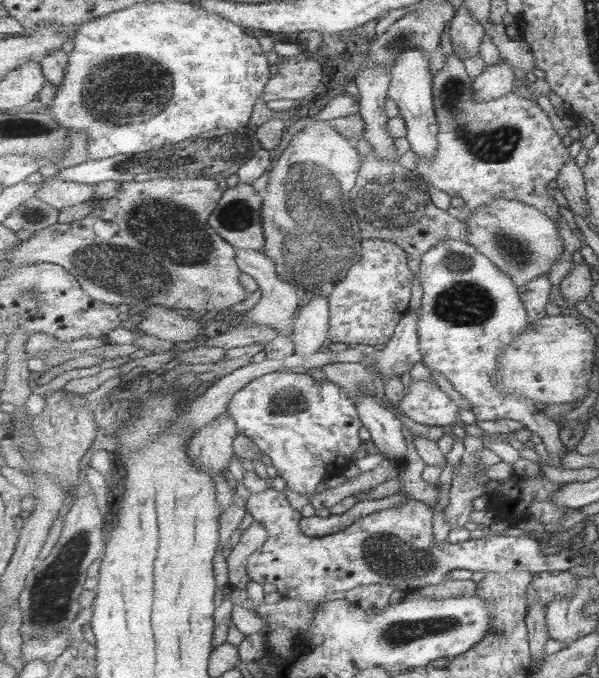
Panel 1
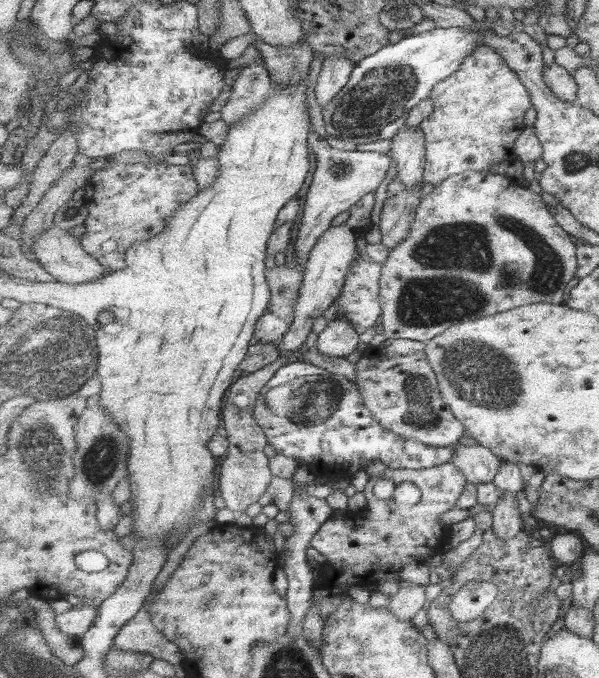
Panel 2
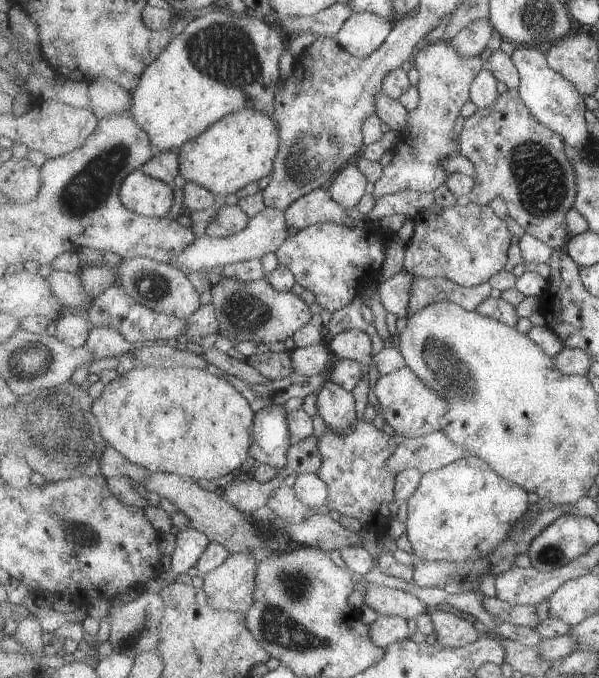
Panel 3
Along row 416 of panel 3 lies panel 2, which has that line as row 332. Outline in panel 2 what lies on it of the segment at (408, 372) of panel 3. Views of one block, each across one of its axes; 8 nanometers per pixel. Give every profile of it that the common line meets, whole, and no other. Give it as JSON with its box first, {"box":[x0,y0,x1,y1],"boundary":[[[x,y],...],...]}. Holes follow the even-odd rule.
{"box":[380,170,579,344],"boundary":[[[467,170],[465,173],[459,173],[448,178],[441,184],[436,185],[433,191],[423,197],[422,202],[417,207],[416,217],[408,236],[396,244],[393,251],[389,251],[389,255],[383,264],[384,274],[380,280],[380,298],[384,310],[384,314],[382,315],[383,334],[388,339],[405,339],[425,344],[433,338],[437,338],[439,334],[452,329],[453,326],[461,325],[468,321],[508,313],[509,310],[537,303],[565,303],[567,300],[565,296],[567,284],[575,278],[575,270],[579,266],[577,264],[577,241],[573,242],[573,238],[569,236],[568,231],[560,225],[556,219],[556,215],[543,202],[541,194],[533,192],[533,190],[529,190],[529,188],[521,186],[517,182],[510,180],[507,176],[499,175],[495,171],[477,172],[473,170]]]}

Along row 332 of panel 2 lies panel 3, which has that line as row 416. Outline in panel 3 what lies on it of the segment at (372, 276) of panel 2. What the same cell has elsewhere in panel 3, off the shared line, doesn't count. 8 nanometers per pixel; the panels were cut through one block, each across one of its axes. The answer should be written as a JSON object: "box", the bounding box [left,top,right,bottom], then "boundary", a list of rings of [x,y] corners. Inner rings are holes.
{"box":[318,329,401,528],"boundary":[[[353,329],[333,337],[329,348],[338,359],[350,359],[361,362],[363,368],[363,380],[359,381],[357,388],[352,390],[355,396],[355,408],[357,408],[357,426],[351,434],[339,434],[331,428],[326,428],[318,438],[318,446],[322,457],[322,468],[318,476],[327,484],[329,489],[327,506],[335,510],[341,516],[354,518],[365,528],[365,520],[371,524],[383,526],[385,518],[391,516],[389,504],[395,502],[395,486],[398,474],[389,470],[389,458],[397,452],[401,439],[392,431],[384,427],[373,427],[372,421],[364,419],[368,393],[368,374],[373,366],[373,344],[369,334],[363,330]]]}

